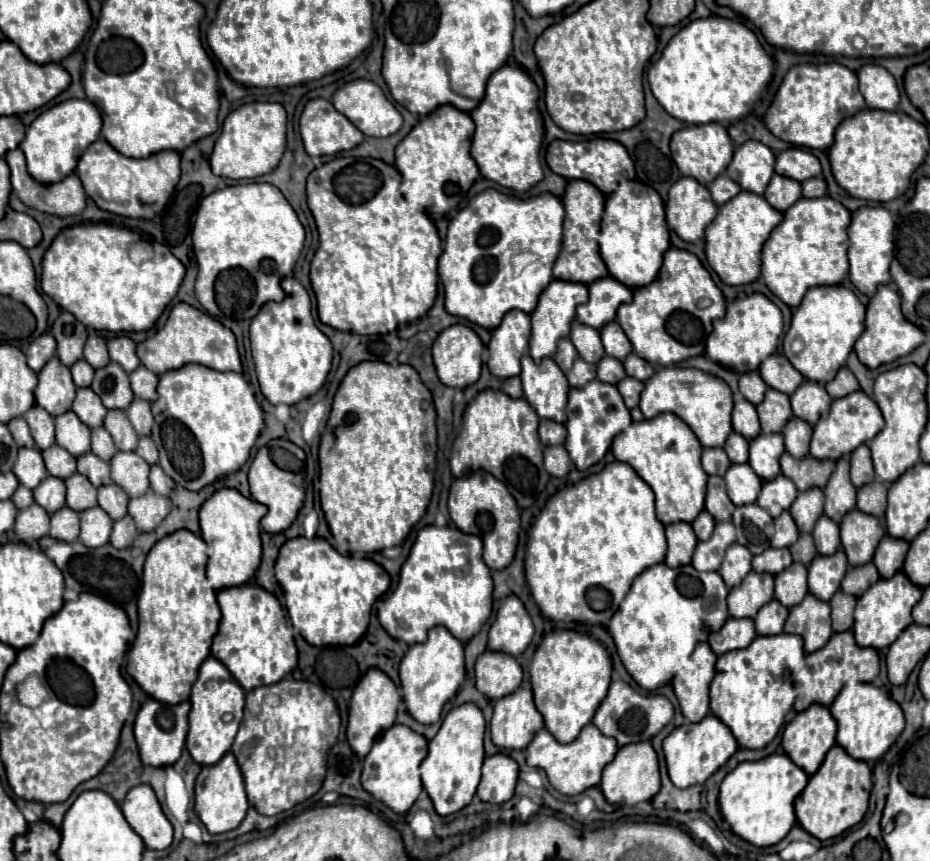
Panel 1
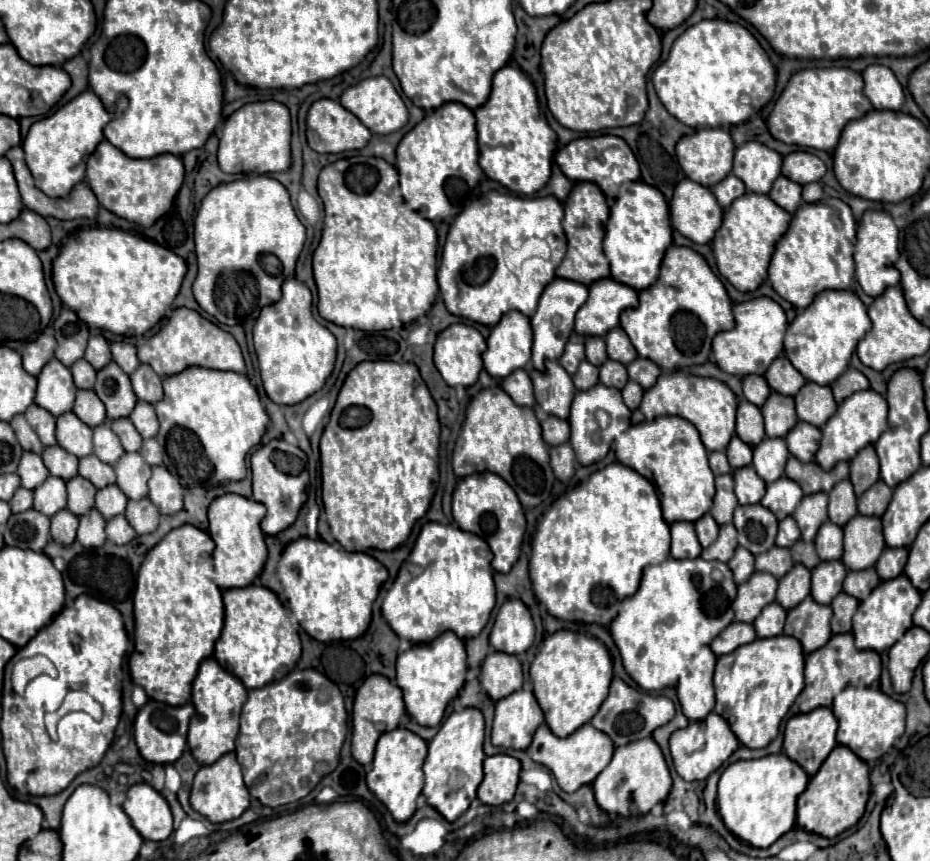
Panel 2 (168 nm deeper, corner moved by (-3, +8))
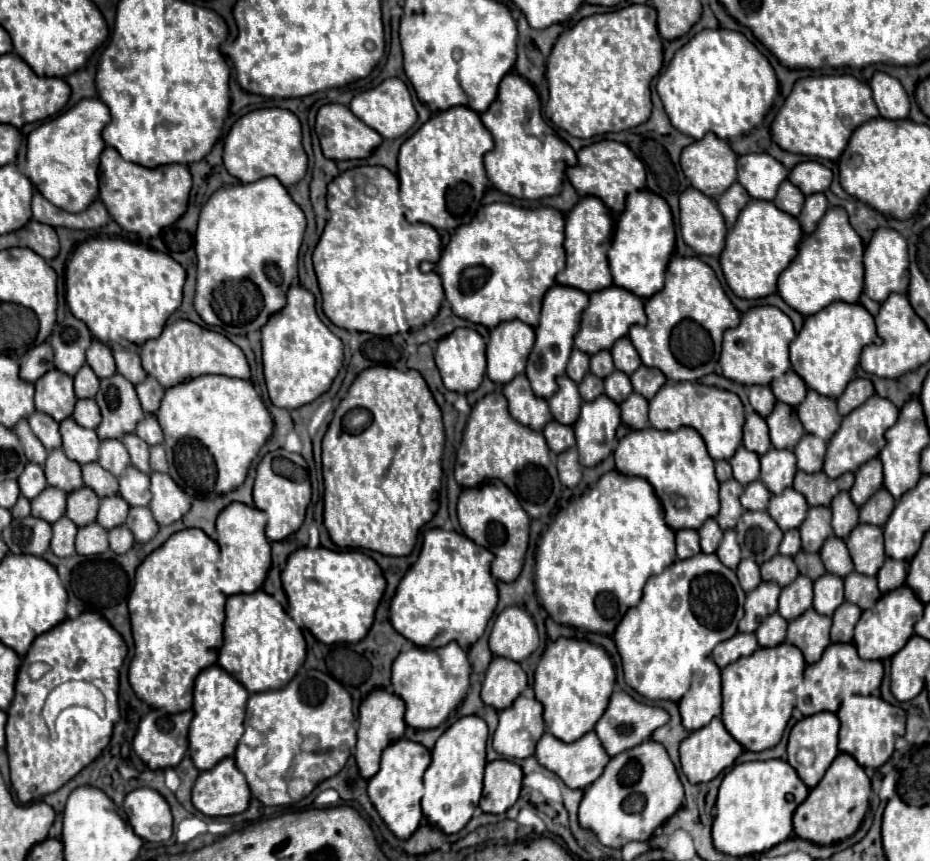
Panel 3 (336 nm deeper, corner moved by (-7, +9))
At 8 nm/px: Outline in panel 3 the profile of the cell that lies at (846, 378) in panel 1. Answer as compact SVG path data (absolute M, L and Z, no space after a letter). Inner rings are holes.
M853 379L847 385L847 389L843 391L843 395L837 399L839 413L841 415L851 413L853 409L857 409L857 405L865 403L873 393L875 393L875 389L873 389L873 383L869 379Z

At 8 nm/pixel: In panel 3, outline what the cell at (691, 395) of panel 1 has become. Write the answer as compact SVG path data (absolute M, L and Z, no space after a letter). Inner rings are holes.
M665 383L657 397L649 401L649 423L659 431L675 431L683 425L693 427L705 441L711 459L729 461L733 453L739 449L743 439L743 425L745 425L745 411L741 399L717 387L707 387L701 383Z

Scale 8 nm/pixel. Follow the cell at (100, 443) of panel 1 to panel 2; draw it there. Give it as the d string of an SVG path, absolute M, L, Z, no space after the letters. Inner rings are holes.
M109 424L93 428L93 454L107 464L115 464L125 454L119 438L109 428Z

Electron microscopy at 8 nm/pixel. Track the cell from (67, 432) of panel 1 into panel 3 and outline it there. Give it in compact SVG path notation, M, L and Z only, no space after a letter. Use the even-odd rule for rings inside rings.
M69 417L61 421L61 437L63 437L63 451L71 461L77 461L79 465L97 461L99 437L93 429L85 429Z

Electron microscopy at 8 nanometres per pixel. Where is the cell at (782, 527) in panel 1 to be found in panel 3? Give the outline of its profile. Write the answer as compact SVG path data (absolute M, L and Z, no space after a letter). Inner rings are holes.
M791 529L785 533L781 545L779 545L779 553L781 555L787 555L787 557L793 557L801 551L801 539L799 539L799 531L797 529Z

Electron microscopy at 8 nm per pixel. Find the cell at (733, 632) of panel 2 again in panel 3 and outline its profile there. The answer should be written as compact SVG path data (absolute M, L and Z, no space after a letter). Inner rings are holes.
M737 633L735 637L727 639L727 641L721 641L713 653L711 653L711 659L719 665L719 669L723 669L725 665L737 661L739 657L747 657L749 653L757 651L759 643L755 639L753 633Z

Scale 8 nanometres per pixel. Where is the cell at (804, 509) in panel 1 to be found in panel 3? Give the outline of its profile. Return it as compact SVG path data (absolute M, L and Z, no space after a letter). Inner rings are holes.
M811 507L807 511L807 519L799 527L799 531L801 531L801 541L803 541L805 553L819 553L825 539L833 535L829 507Z

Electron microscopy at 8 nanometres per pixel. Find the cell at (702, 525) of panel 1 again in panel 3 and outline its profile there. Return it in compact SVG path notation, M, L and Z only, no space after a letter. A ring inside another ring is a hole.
M707 519L697 533L701 537L701 551L703 553L715 553L717 545L721 543L721 537L723 537L723 531L715 523L715 519Z

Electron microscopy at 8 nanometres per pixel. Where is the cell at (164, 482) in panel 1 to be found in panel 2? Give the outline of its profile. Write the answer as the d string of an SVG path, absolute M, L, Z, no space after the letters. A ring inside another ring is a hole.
M153 466L151 472L149 498L153 500L153 504L159 506L161 514L179 512L183 508L183 488L177 478L173 478L173 474L165 470L165 466Z

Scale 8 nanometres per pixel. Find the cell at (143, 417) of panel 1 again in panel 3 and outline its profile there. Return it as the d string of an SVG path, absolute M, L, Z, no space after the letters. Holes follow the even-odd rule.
M145 415L145 419L141 421L141 425L137 425L135 433L137 433L137 437L141 437L149 447L151 447L151 445L159 445L159 443L163 443L161 425L159 425L157 419L151 417L151 415Z

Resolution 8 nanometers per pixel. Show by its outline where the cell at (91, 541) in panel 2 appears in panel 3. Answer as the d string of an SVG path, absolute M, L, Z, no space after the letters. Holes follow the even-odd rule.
M97 523L79 527L77 537L75 537L75 551L79 555L99 555L109 549L109 533L101 529Z

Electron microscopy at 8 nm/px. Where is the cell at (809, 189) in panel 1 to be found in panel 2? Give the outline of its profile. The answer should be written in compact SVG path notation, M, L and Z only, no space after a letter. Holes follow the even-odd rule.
M811 182L809 186L803 186L803 200L805 202L817 202L823 198L823 186L819 182Z

